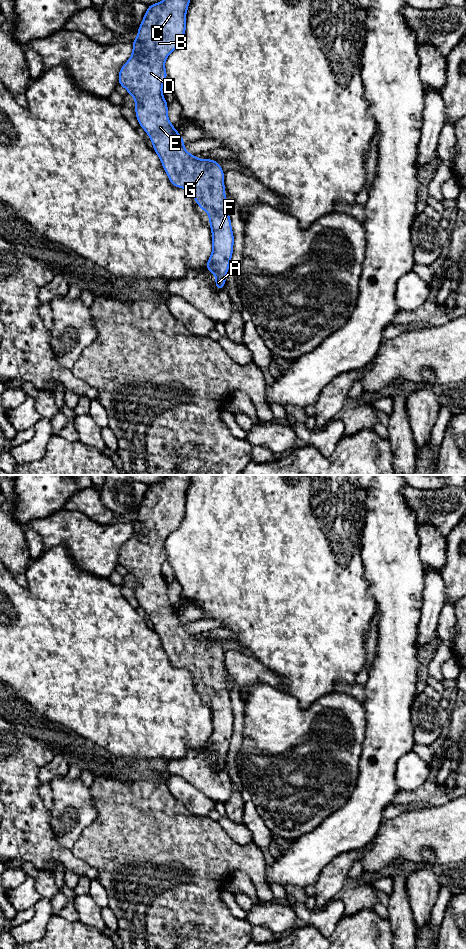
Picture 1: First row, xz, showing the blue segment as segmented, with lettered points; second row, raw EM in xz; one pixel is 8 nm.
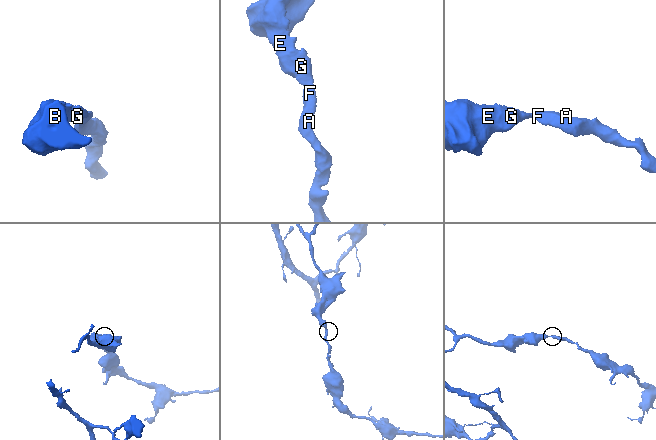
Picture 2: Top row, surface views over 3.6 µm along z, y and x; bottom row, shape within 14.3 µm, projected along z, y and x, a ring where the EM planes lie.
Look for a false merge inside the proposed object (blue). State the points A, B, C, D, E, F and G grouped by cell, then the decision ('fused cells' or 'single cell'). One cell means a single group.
A B C D E F G | single cell

